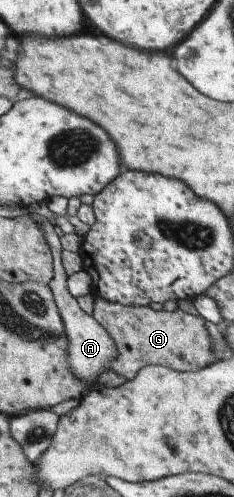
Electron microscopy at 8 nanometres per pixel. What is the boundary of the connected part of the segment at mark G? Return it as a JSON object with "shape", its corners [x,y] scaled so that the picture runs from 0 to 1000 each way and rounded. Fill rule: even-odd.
{"shape":[[[393,590],[402,604],[397,634],[479,682],[496,716],[466,728],[457,744],[479,744],[538,767],[585,757],[632,734],[684,734],[748,746],[842,746],[915,724],[897,698],[897,678],[855,634],[821,634],[748,622],[735,628],[654,624],[624,616],[547,614],[457,606]]]}

